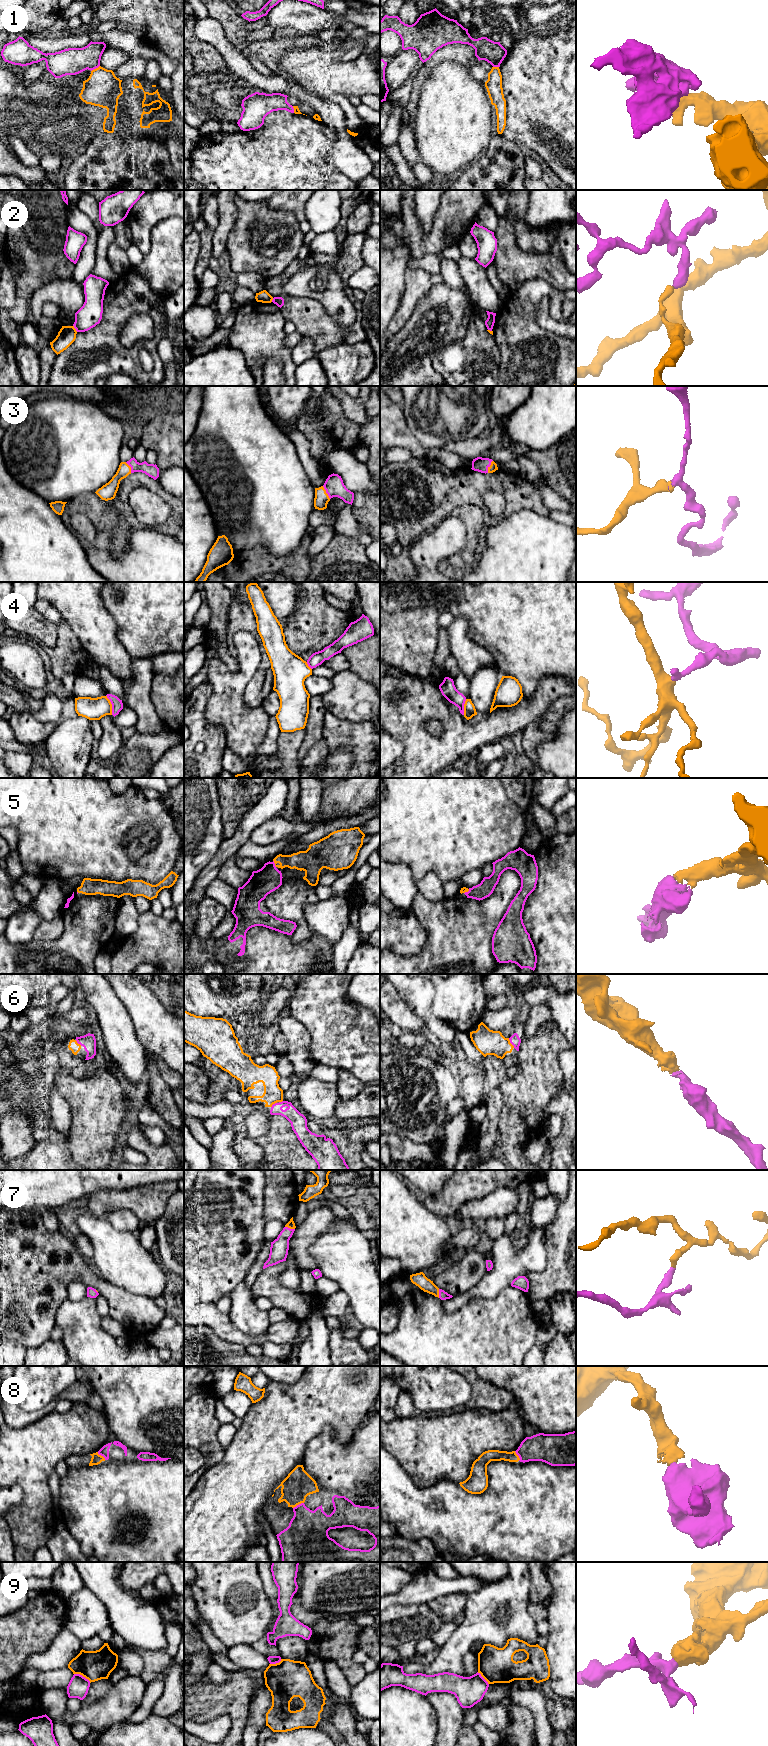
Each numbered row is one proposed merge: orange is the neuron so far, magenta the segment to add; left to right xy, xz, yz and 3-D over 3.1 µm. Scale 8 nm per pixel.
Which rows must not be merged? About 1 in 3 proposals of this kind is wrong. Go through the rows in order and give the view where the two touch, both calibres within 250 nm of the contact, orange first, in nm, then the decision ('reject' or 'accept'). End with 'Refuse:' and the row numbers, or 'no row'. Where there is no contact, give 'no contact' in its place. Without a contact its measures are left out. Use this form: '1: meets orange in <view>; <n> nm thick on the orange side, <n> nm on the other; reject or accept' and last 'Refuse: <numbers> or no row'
1: meets orange in xy; 280 nm thick on the orange side, 220 nm on the other; reject
2: meets orange in xy; 150 nm thick on the orange side, 190 nm on the other; reject
3: meets orange in yz; 70 nm thick on the orange side, 120 nm on the other; accept
4: meets orange in xy; 180 nm thick on the orange side, 90 nm on the other; reject
5: meets orange in xz; 160 nm thick on the orange side, 220 nm on the other; accept
6: meets orange in yz; 200 nm thick on the orange side, 80 nm on the other; accept
7: meets orange in xz; 60 nm thick on the orange side, 150 nm on the other; accept
8: meets orange in xz; 220 nm thick on the orange side, 320 nm on the other; accept
9: meets orange in xy; 240 nm thick on the orange side, 170 nm on the other; reject
Refuse: 1, 2, 4, 9

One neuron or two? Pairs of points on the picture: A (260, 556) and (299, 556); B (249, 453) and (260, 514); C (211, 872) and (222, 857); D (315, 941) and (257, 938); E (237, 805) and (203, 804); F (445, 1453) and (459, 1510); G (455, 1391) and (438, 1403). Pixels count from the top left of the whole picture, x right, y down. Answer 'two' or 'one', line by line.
A: one
B: one
C: one
D: one
E: two
F: two
G: one

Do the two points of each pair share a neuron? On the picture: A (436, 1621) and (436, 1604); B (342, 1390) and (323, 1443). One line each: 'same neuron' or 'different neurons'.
A: different neurons
B: different neurons

